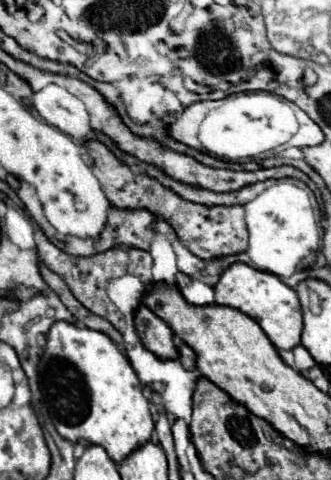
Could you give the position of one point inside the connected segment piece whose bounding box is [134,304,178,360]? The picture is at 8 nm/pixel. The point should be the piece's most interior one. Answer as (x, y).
(155, 334)

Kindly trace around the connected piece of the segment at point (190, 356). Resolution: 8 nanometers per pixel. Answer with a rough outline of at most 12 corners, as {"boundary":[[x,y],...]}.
{"boundary":[[186,344],[180,346],[180,362],[186,370],[196,368],[196,354]]}

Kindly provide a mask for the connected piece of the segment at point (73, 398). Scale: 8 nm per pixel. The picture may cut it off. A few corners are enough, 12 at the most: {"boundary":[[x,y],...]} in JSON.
{"boundary":[[54,322],[40,384],[58,434],[120,464],[154,430],[128,358]]}

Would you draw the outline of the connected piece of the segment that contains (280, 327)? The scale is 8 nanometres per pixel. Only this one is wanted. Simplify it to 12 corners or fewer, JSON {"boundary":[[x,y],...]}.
{"boundary":[[232,264],[214,302],[260,324],[278,350],[300,344],[300,300],[278,276]]}

